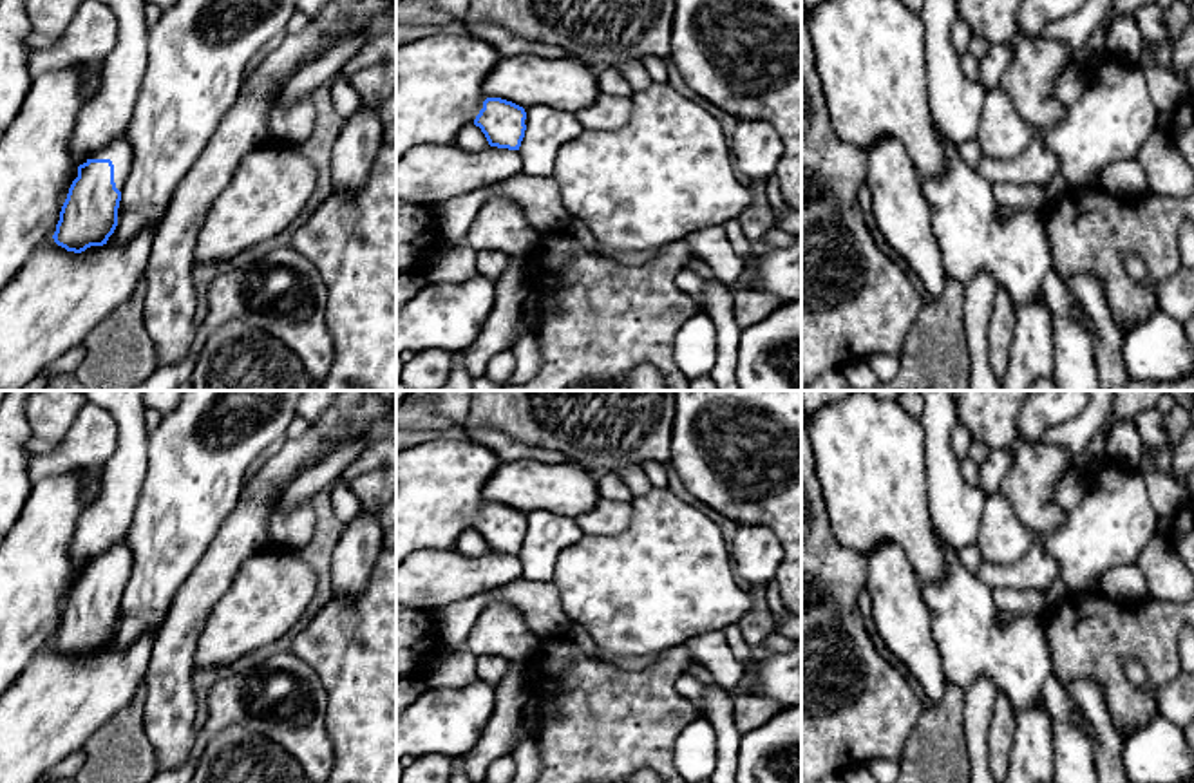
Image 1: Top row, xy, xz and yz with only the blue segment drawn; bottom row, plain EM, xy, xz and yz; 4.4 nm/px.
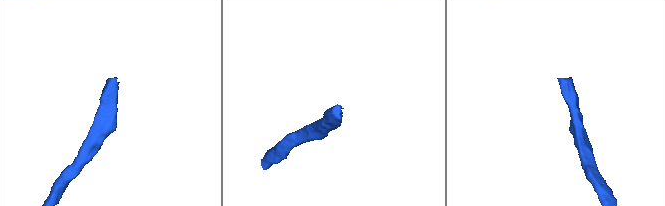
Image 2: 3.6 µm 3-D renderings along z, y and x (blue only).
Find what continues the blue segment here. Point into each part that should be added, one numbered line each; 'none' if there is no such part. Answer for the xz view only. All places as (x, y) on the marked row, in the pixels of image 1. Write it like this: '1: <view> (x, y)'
1: xz (442, 80)

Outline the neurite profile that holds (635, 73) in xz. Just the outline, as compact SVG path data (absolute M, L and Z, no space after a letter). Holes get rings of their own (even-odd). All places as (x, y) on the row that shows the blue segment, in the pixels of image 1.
M624 61L613 69L626 78L633 92L646 90L653 83L642 61Z

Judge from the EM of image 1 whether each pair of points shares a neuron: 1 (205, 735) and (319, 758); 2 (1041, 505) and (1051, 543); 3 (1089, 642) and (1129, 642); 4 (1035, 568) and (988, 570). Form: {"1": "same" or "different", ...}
{"1": "same", "2": "different", "3": "same", "4": "same"}

